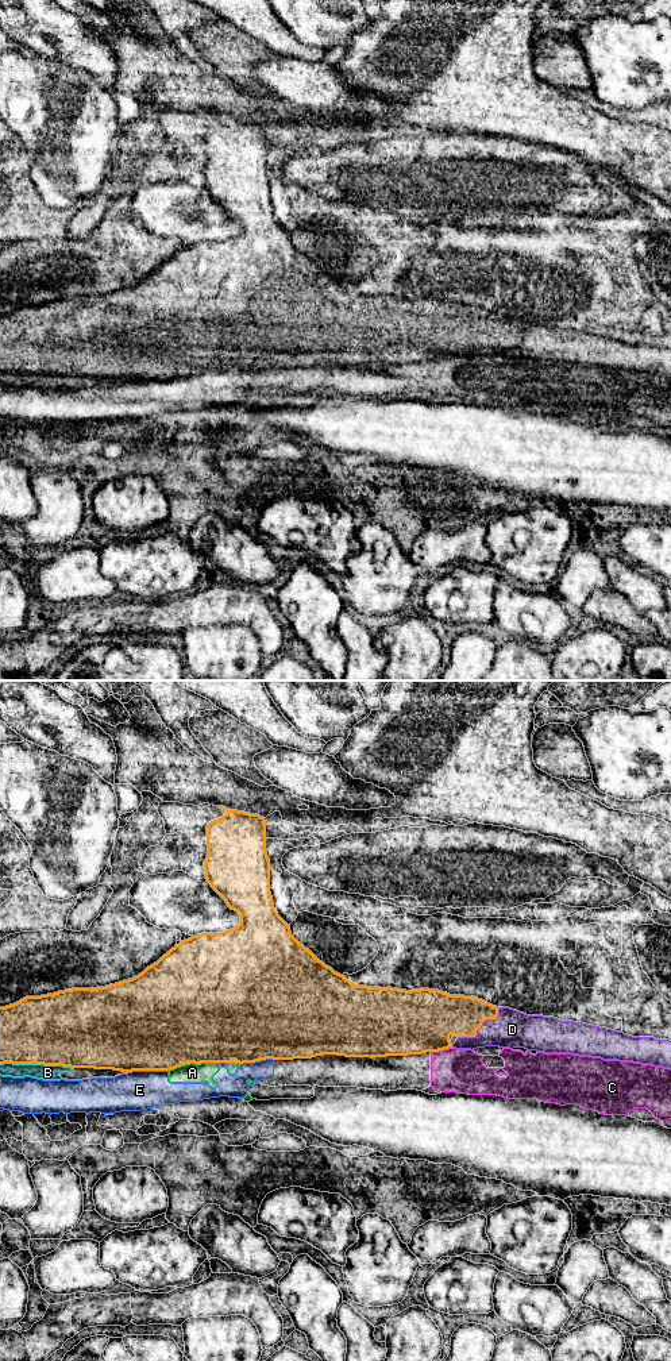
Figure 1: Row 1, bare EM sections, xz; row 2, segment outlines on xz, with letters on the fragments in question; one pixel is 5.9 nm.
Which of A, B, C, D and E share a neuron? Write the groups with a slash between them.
A C E / B D

